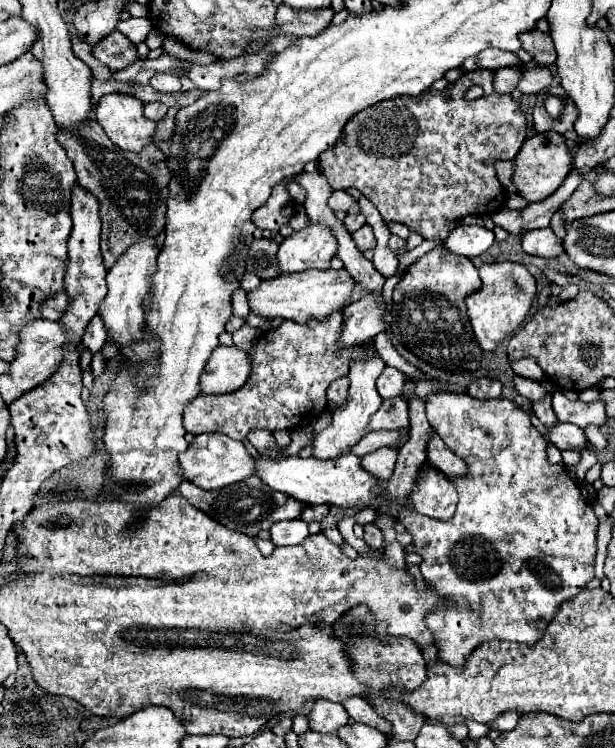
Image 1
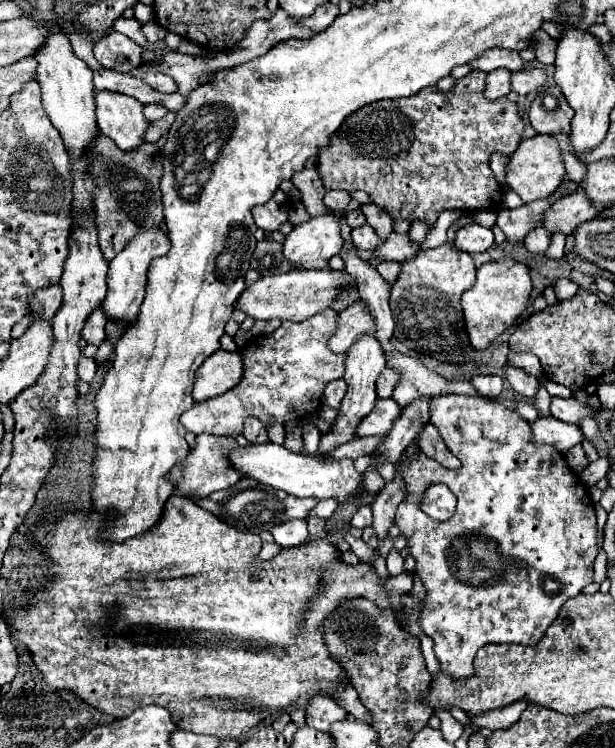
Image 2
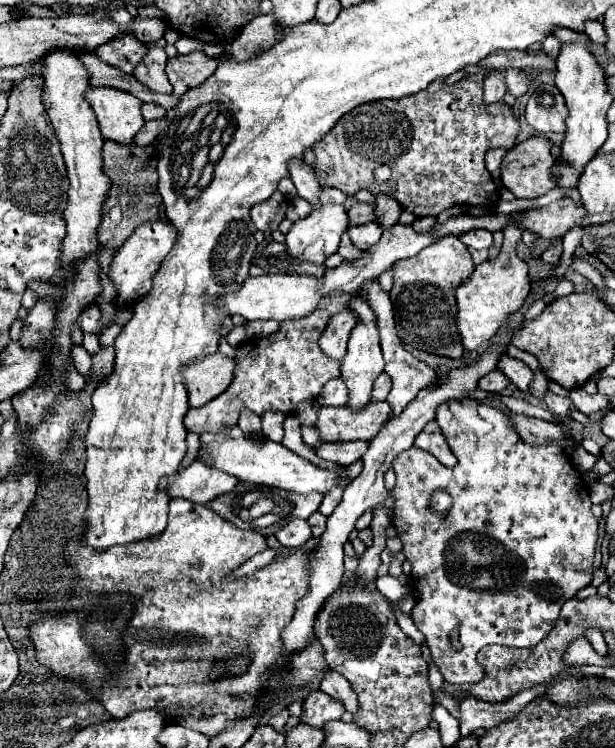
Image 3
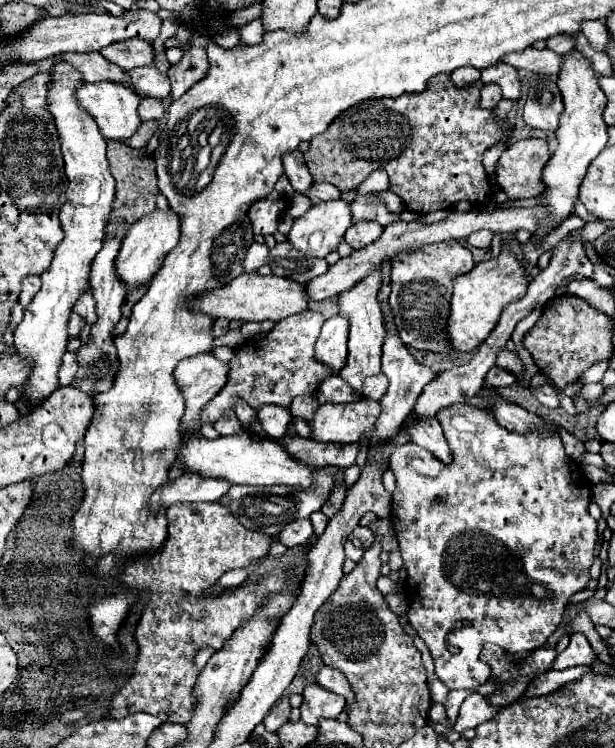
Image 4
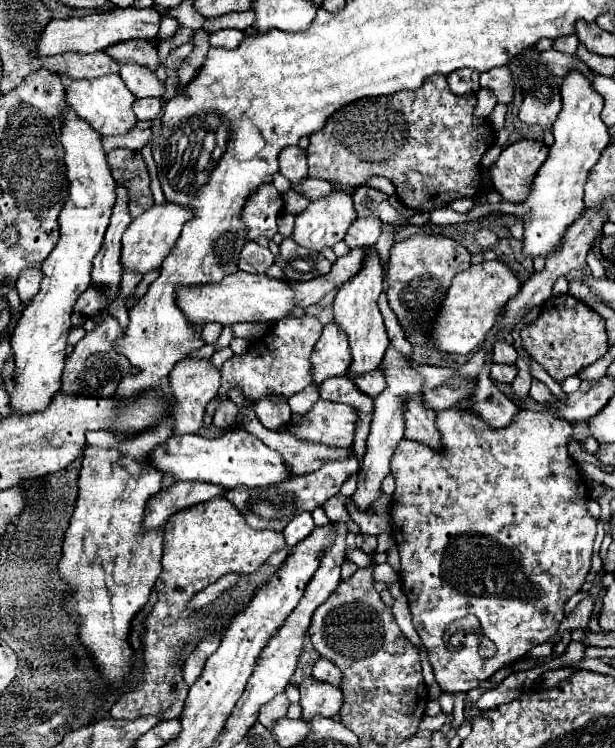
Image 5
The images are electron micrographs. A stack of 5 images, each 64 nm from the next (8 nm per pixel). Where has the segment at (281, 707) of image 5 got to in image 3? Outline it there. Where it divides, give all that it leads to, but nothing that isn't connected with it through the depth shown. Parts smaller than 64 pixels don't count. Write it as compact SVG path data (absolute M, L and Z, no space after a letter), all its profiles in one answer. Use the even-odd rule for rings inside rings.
M282 708L282 710L280 710L280 714L274 714L274 716L270 716L268 724L270 724L270 726L276 730L276 732L284 732L284 726L286 726L286 720L288 720L288 716L290 716L288 708Z

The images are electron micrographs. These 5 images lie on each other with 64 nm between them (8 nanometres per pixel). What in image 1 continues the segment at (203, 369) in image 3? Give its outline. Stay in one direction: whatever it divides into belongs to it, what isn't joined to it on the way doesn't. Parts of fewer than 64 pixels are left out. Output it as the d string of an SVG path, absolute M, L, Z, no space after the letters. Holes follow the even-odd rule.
M218 346L204 374L200 376L202 394L226 394L238 390L250 376L250 356L236 346Z

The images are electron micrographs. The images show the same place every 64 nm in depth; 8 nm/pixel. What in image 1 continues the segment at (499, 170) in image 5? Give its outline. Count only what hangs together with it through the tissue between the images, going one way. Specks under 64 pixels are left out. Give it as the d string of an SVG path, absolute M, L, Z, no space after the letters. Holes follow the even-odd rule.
M544 132L528 138L512 162L514 162L512 184L516 186L518 194L524 196L526 202L540 202L550 194L554 194L564 182L566 174L570 172L572 154L558 132Z

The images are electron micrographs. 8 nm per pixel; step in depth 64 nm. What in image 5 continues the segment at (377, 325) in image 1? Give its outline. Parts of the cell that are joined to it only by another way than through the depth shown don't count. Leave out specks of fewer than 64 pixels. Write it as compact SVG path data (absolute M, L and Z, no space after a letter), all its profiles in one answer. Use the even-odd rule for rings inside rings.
M334 322L324 326L324 332L310 356L310 362L314 384L322 384L330 376L344 376L348 372L348 366L352 362L348 338L346 334L342 334L342 330L338 330Z

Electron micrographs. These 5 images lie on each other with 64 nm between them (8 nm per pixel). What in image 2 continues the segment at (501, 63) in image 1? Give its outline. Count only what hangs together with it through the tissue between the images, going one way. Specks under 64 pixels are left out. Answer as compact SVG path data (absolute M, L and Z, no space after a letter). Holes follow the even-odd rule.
M488 50L480 58L476 58L470 66L480 68L484 72L492 72L492 70L498 70L498 68L508 68L510 72L516 72L524 64L526 62L520 58L518 52L512 52L512 50Z

